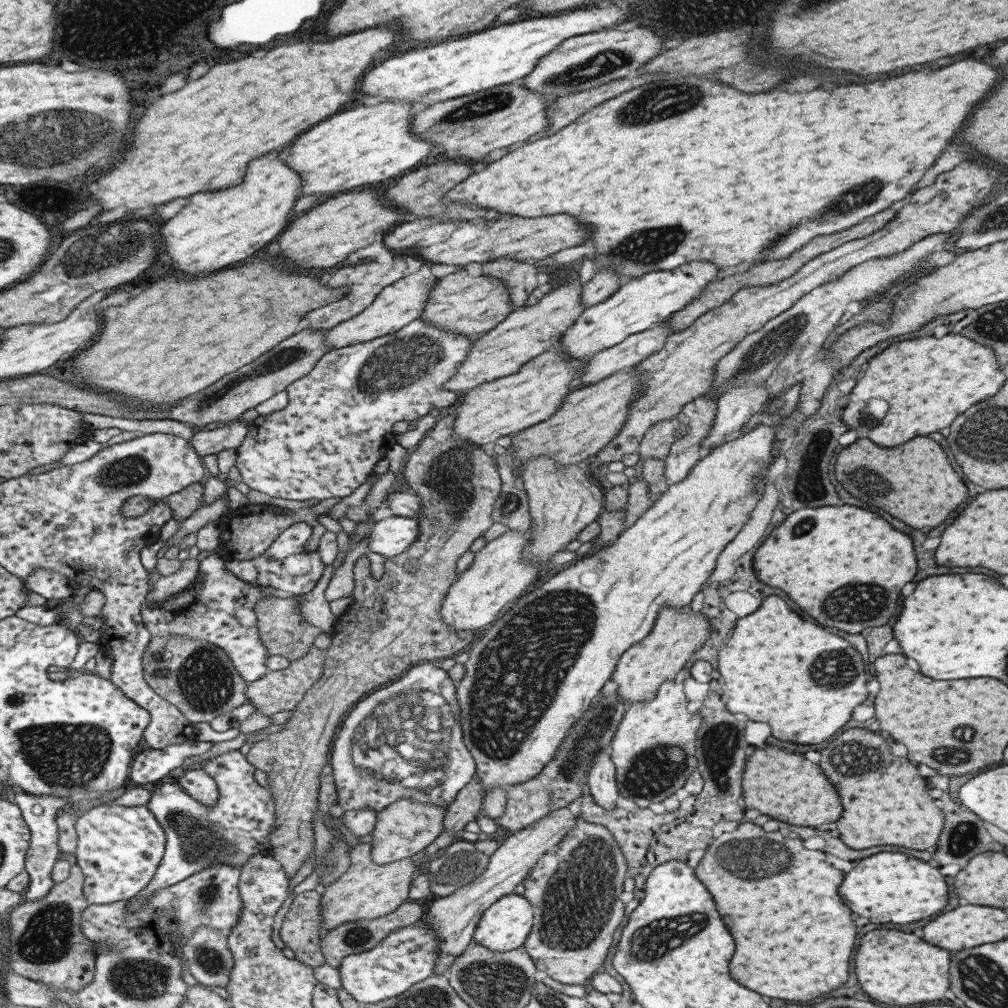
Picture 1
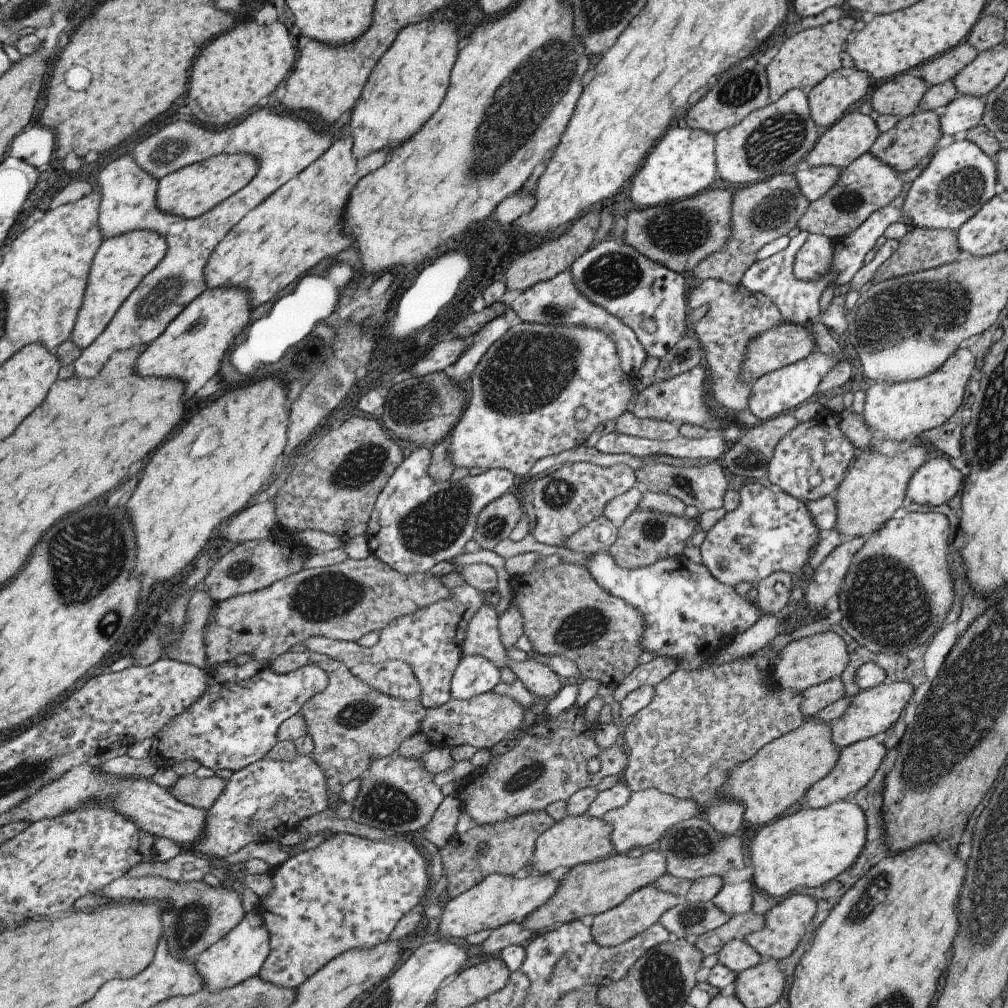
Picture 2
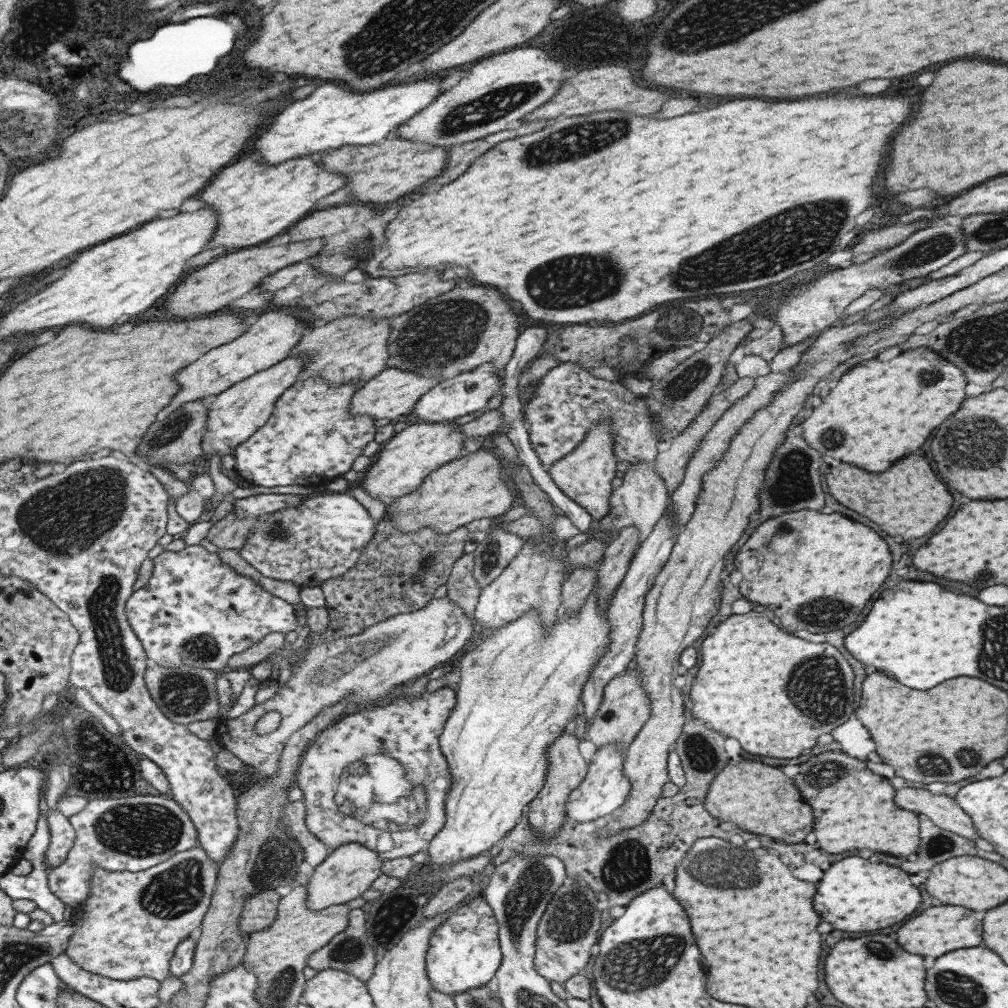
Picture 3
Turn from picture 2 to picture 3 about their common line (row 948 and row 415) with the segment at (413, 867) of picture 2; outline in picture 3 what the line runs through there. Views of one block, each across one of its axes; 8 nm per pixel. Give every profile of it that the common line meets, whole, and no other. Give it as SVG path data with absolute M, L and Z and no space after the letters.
M320 376L296 380L277 398L274 410L265 424L246 438L242 444L238 444L232 452L235 458L236 475L251 485L271 488L272 486L289 486L289 484L301 486L327 484L333 477L347 472L353 460L361 455L363 447L374 440L375 432L378 430L373 426L375 418L349 413L349 402L351 402L353 391L365 381L367 380L339 384L338 382L324 382Z

